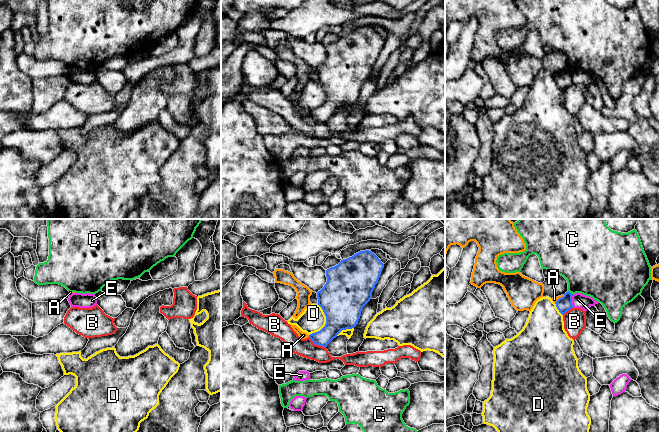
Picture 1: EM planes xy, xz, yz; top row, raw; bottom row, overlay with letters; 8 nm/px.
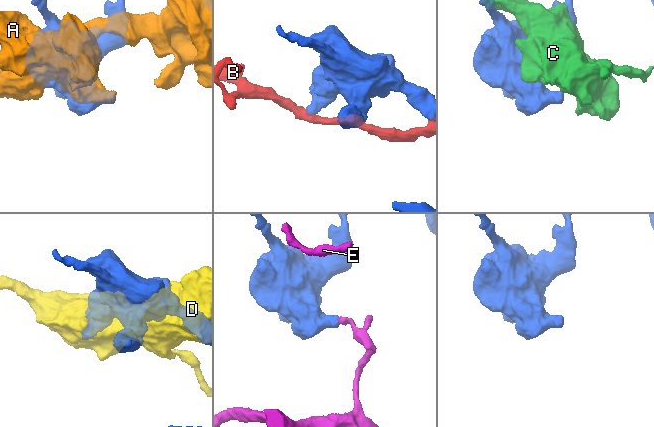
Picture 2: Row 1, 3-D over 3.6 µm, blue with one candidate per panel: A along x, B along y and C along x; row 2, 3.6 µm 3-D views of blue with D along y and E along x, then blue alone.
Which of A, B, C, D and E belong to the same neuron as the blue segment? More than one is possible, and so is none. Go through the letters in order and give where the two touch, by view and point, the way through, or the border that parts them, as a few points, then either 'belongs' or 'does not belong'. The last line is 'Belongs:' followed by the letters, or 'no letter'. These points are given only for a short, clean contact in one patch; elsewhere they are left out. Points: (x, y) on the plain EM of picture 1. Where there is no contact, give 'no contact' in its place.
A: contact yz (559, 74); does not belong
B: contact xz (317, 120); border xz (308, 113), (315, 120), (325, 123); does not belong
C: contact yz (569, 68); does not belong
D: contact xz (326, 98); does not belong
E: contact yz (571, 77); border yz (573, 70), (572, 83); does not belong
Belongs: no letter

